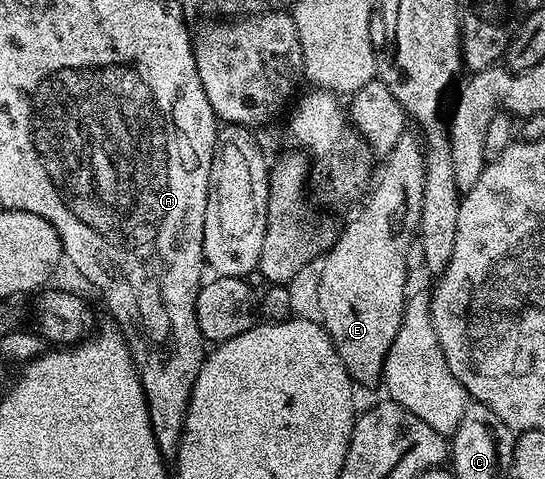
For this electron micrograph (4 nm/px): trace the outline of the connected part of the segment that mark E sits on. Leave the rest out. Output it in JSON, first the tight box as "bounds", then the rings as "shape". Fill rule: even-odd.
{"bounds":[317,134,425,385],"shape":[[[406,134],[399,138],[399,142],[395,142],[395,150],[391,150],[383,157],[381,169],[376,169],[375,179],[372,181],[371,187],[368,189],[367,195],[364,197],[361,209],[357,212],[357,217],[350,222],[344,229],[343,227],[337,233],[337,240],[333,243],[332,248],[325,253],[321,268],[321,277],[317,280],[317,308],[321,311],[319,315],[320,323],[323,325],[326,332],[329,333],[329,339],[337,347],[337,353],[343,363],[345,369],[349,371],[350,376],[358,385],[373,384],[382,379],[382,368],[388,352],[391,350],[392,343],[395,342],[395,336],[399,333],[399,328],[404,320],[404,308],[407,299],[407,289],[405,290],[405,279],[410,279],[411,274],[407,270],[407,250],[409,243],[415,239],[415,233],[419,222],[421,221],[421,211],[423,210],[423,186],[425,185],[425,154],[423,144],[420,139],[417,140],[412,134]]]}

